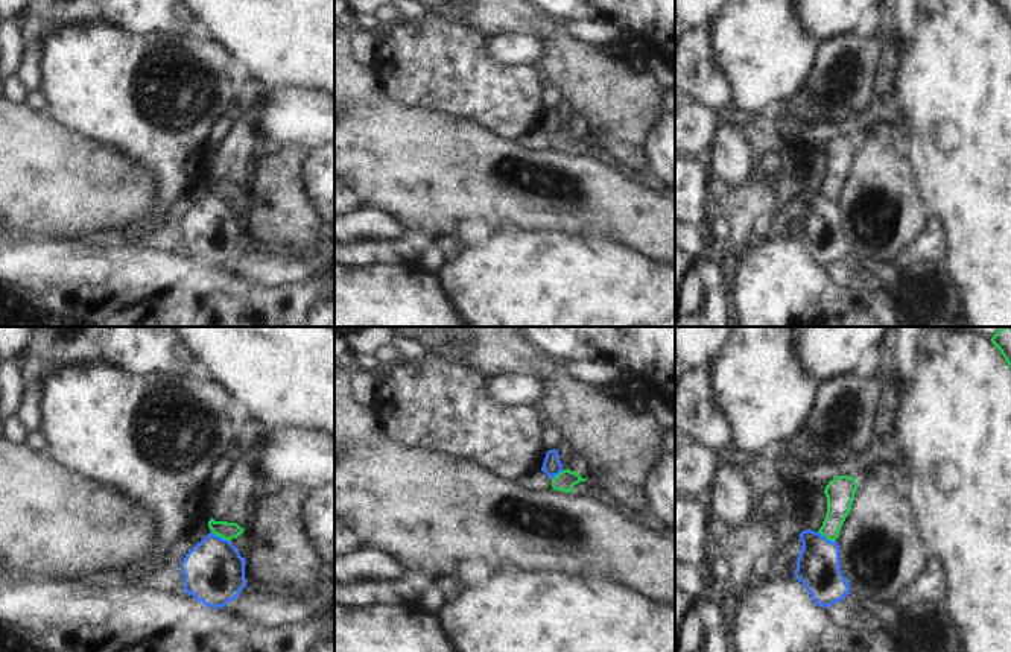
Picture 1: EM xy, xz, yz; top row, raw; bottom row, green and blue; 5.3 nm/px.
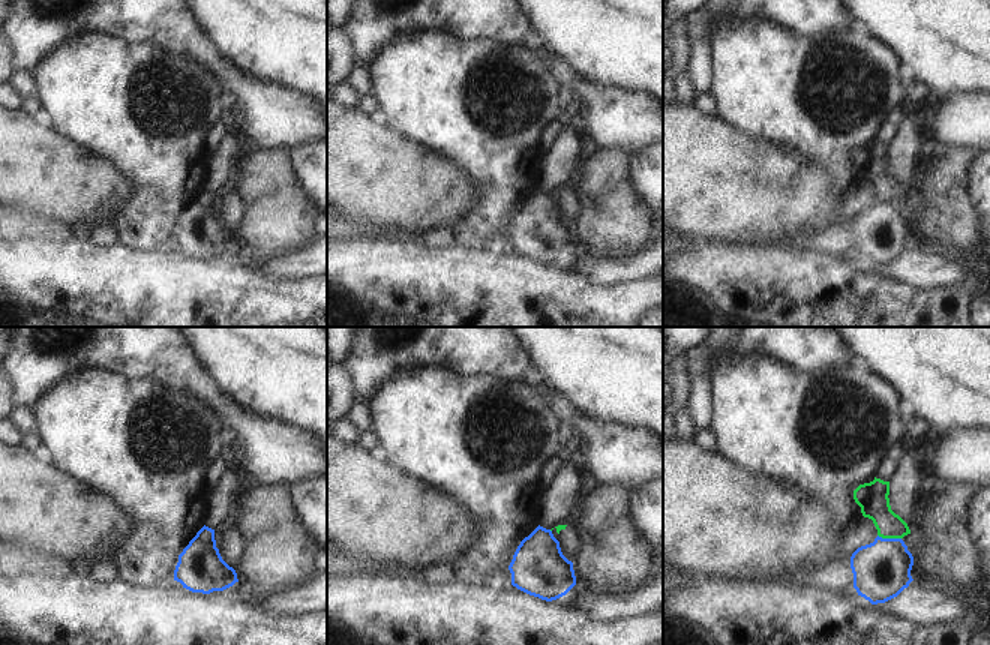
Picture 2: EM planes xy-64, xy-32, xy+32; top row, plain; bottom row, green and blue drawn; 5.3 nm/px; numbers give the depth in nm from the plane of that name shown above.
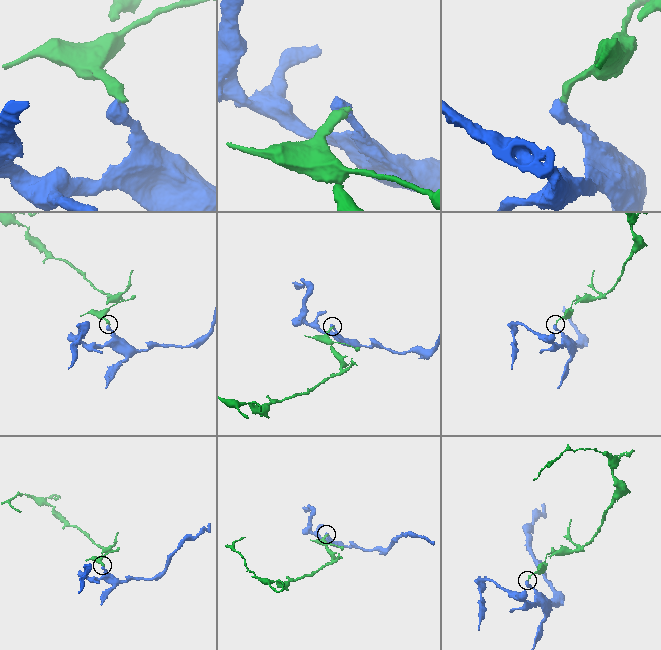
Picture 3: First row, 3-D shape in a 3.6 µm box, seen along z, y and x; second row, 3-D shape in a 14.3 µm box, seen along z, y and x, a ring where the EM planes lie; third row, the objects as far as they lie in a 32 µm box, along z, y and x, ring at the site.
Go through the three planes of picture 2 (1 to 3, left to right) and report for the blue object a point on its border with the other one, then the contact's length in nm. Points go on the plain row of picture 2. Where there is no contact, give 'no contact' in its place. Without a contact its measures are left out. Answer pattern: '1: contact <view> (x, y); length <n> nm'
1: no contact
2: no contact
3: contact xy+32 (890, 201); length 130 nm

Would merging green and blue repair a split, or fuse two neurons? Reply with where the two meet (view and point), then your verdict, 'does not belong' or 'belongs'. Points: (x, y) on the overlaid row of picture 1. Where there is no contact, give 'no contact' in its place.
meets green in xy at (221, 537); does not belong

